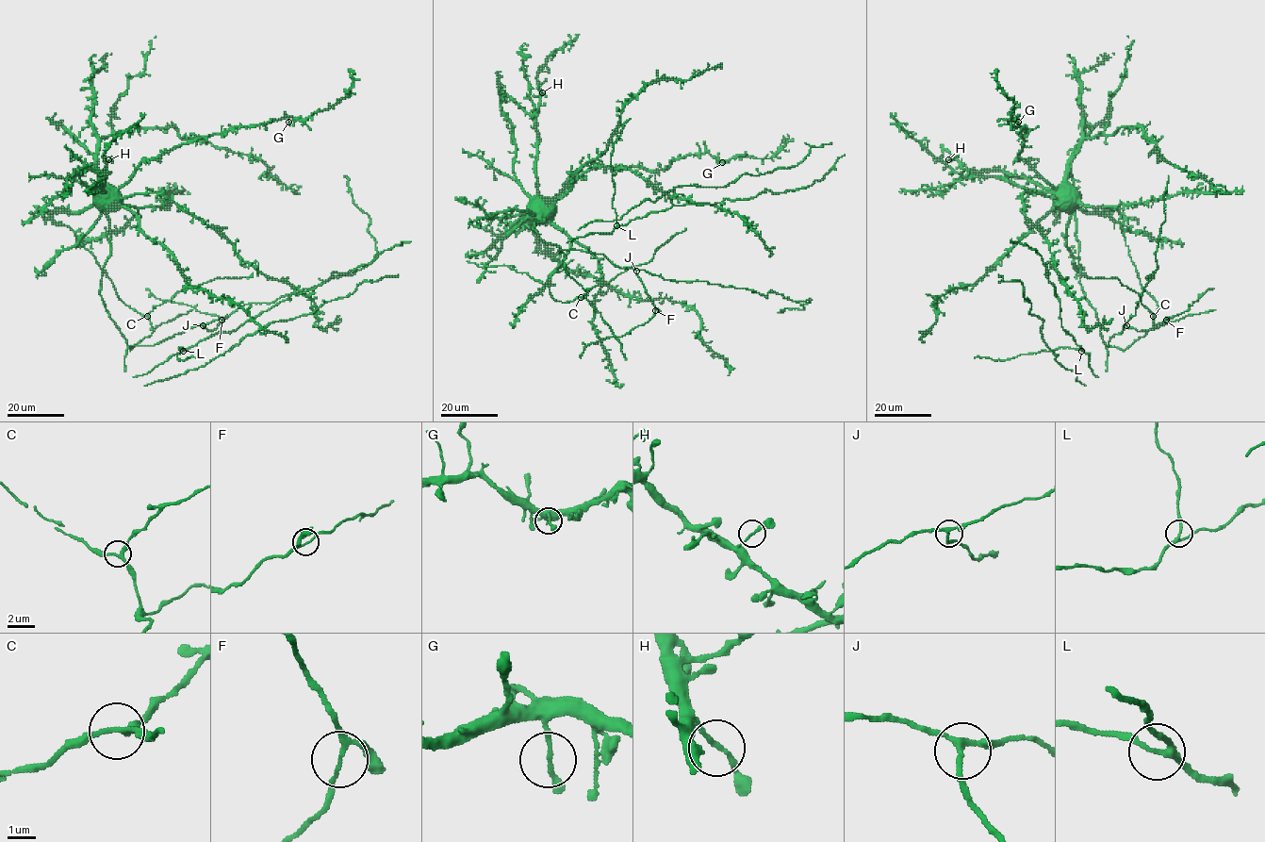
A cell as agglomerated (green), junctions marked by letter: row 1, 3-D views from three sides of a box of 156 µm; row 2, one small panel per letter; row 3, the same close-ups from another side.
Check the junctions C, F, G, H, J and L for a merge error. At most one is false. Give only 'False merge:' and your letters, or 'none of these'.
False merge: none of these

